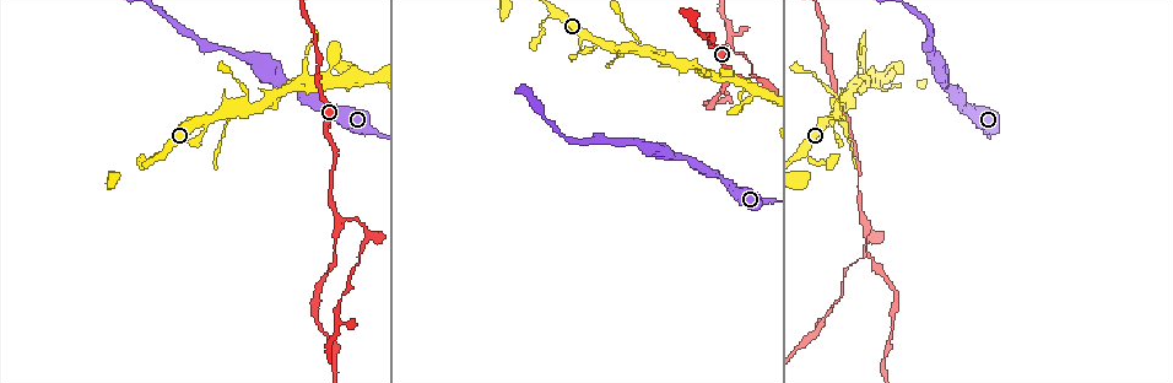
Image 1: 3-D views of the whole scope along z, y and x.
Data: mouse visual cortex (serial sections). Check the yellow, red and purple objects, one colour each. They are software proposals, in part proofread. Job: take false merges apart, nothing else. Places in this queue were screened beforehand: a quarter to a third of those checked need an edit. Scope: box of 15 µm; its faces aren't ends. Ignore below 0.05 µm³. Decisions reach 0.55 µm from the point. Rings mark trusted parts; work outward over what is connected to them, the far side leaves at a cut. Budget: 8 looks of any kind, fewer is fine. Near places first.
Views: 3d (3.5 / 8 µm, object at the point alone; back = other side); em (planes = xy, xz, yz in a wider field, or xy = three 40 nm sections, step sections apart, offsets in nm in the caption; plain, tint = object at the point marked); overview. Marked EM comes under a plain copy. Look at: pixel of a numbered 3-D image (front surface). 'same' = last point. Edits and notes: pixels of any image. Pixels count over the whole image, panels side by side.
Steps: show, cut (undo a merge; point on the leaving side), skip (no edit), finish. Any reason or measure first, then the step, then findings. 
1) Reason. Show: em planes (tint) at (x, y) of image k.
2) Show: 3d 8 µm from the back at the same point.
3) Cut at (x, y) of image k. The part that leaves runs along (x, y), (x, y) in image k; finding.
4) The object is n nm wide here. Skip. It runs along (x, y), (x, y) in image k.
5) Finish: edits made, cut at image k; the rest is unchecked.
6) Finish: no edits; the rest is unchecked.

Thin arm on a thick one. Show: 3d 3.5 µm from the back at (242, 102) of image 1.

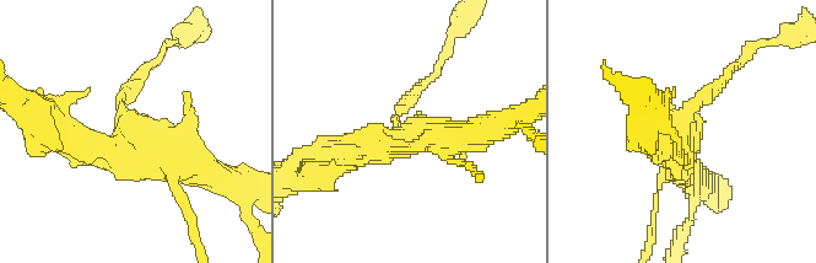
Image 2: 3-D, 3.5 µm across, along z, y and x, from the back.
Need the tissue. Show: em xy step 5 (tint) at (138, 142) of image 2.

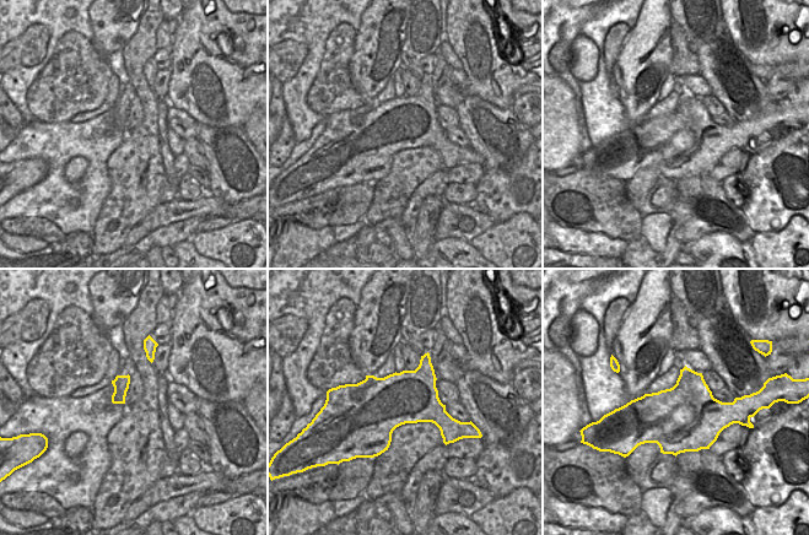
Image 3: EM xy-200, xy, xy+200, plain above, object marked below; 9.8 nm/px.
The object is 550 nm wide here. Skip. It runs along (211, 173), (166, 144), (68, 133) in image 2; all the same cell.

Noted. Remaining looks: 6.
A narrow waist. Show: 3d 3.5 µm at (814, 165) of image 1.

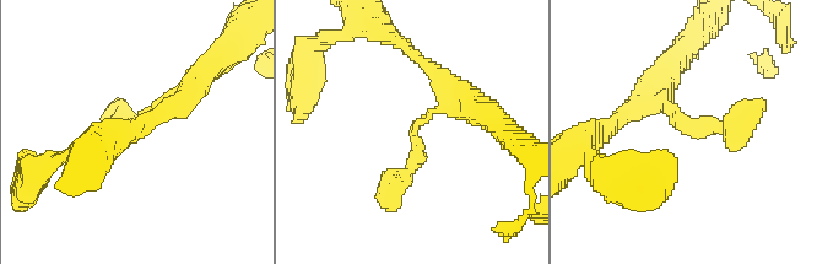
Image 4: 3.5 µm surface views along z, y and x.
Show: em xy step 5 (tint) at (694, 127) of image 4.

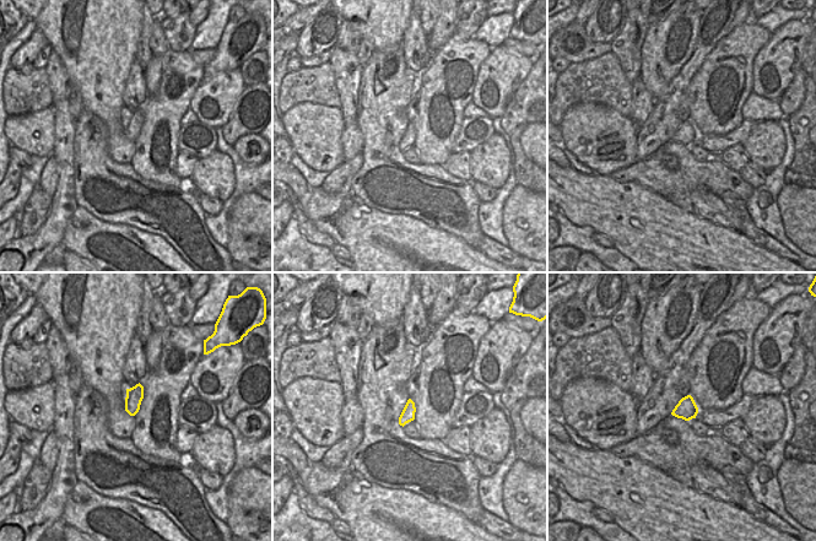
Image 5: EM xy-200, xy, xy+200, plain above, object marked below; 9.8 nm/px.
Skip. It runs along (466, 97), (414, 128), (417, 156), (391, 204) in image 4; continuous, no second cell.

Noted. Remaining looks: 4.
Arms part here. Show: 3d 3.5 µm at (763, 83) of image 1.

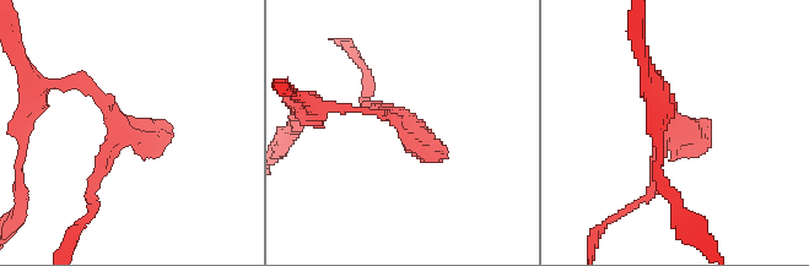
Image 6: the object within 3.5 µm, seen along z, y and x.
Shape alone is not enough. Show: em xy step 1 (tint) at (118, 120) of image 6.

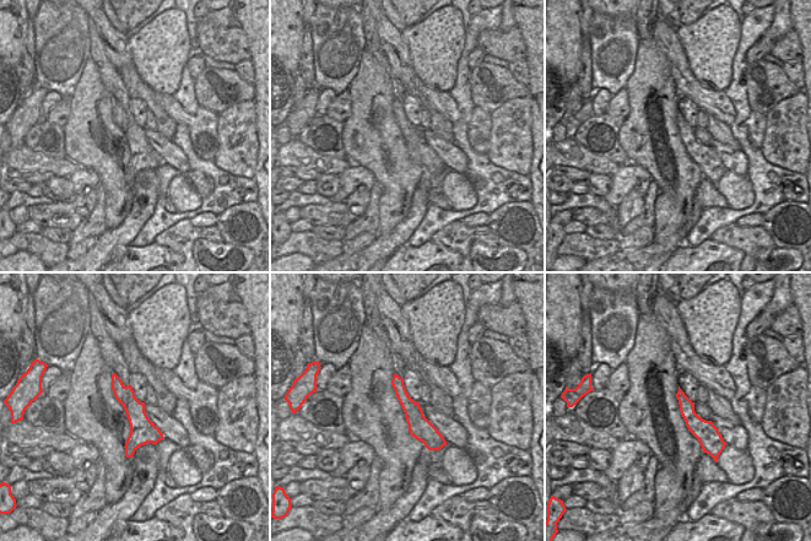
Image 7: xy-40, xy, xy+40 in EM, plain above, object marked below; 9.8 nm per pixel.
The object is 220 nm wide here. Cut at (90, 190) of image 6. The part that leaves runs along (108, 145), (79, 228) in image 6; two cells meet here.

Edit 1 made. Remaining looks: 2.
Finish: edits made, cut at image 6; the rest is unchecked.

